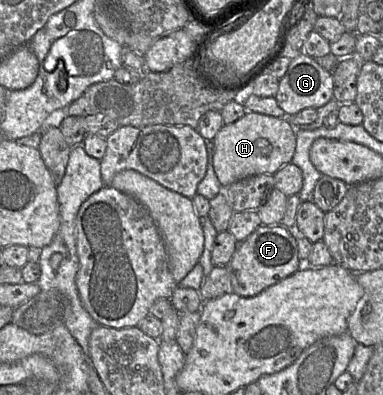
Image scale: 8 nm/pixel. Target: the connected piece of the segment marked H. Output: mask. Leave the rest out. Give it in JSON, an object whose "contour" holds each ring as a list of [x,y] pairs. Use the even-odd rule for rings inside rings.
{"contour":[[[247,111],[246,114],[238,119],[236,122],[231,124],[224,124],[221,129],[218,131],[216,136],[213,139],[214,147],[213,147],[213,167],[216,173],[216,176],[219,180],[219,183],[222,187],[228,186],[236,181],[245,179],[247,177],[260,175],[260,174],[269,174],[274,175],[282,166],[291,163],[292,158],[295,153],[296,149],[296,128],[290,123],[289,119],[287,118],[276,118],[264,114],[259,114],[251,111]]]}

